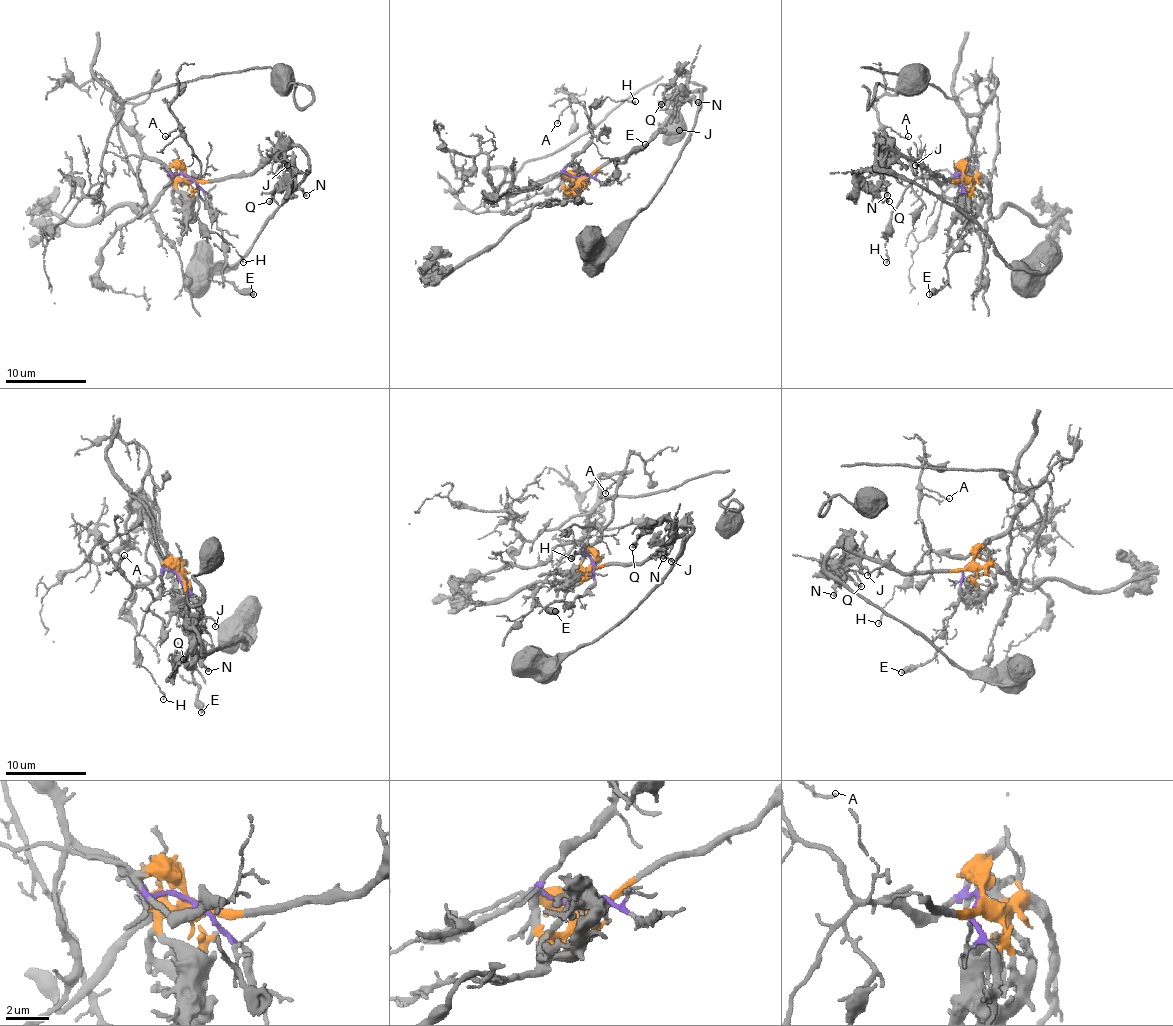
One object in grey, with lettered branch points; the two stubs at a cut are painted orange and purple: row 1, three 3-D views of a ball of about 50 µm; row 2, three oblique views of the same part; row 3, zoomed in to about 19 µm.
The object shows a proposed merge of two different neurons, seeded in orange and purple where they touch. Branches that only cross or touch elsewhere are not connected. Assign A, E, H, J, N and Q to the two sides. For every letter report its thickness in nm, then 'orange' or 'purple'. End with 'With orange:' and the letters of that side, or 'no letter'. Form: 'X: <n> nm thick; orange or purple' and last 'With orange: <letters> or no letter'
A: 110 nm thick; purple
E: 480 nm thick; purple
H: 110 nm thick; purple
J: 140 nm thick; orange
N: 200 nm thick; orange
Q: 240 nm thick; orange
With orange: J, N, Q

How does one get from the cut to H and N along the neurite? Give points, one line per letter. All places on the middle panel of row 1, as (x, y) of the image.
H: (580, 177), (568, 175), (564, 167), (591, 138), (589, 106), (609, 98), (635, 100)
N: (580, 177), (593, 175), (613, 161), (639, 151), (688, 96), (698, 102)

